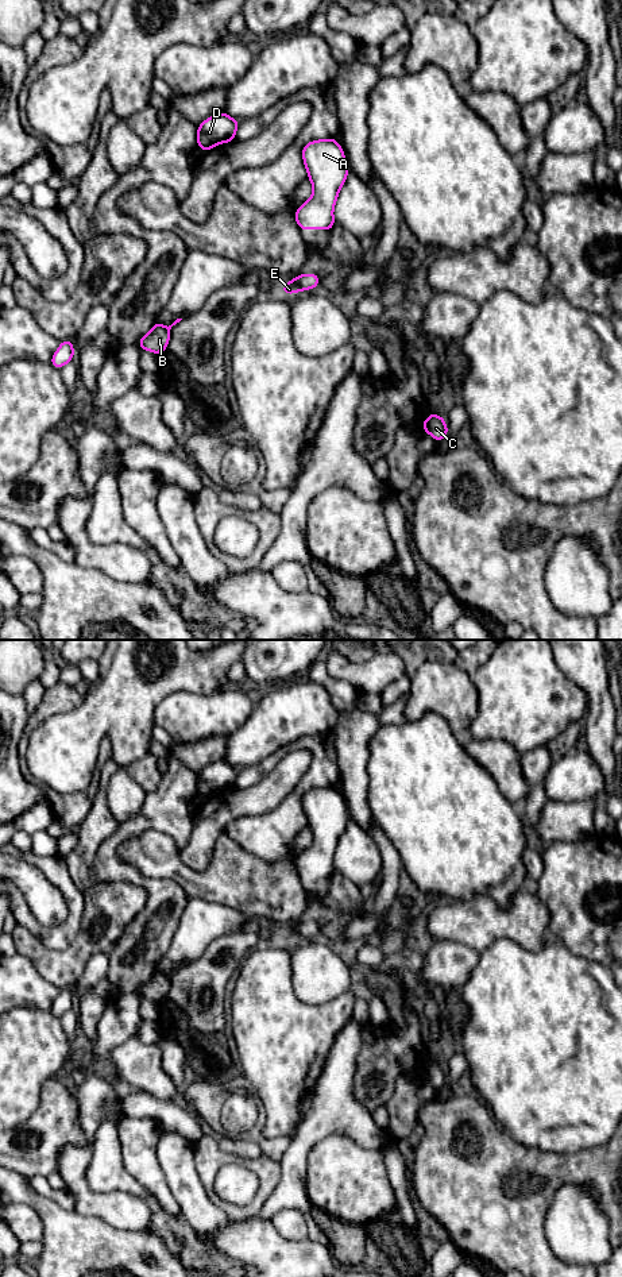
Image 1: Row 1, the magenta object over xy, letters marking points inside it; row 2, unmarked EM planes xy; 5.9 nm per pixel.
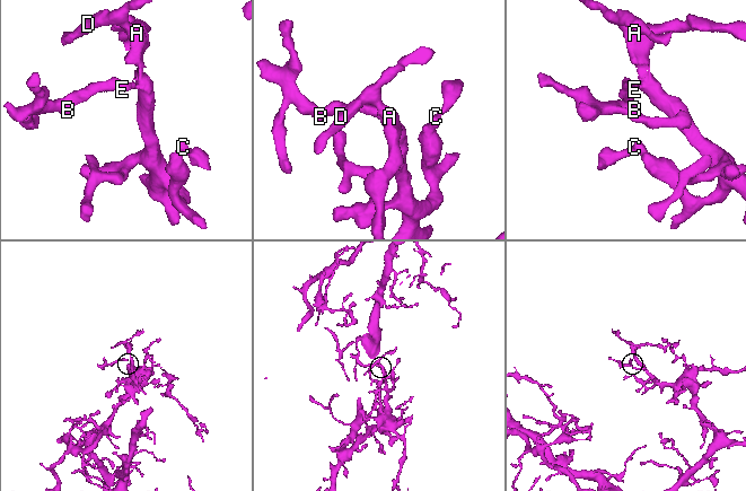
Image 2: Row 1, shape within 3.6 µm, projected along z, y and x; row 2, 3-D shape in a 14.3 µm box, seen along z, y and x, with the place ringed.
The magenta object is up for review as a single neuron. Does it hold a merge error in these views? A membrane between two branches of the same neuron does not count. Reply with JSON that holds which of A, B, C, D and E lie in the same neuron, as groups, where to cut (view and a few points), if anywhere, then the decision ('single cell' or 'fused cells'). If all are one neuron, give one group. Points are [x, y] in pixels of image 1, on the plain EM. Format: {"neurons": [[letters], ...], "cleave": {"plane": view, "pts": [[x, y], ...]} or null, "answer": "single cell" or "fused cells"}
{"neurons": [["A", "B", "C", "D", "E"]], "cleave": null, "answer": "single cell"}

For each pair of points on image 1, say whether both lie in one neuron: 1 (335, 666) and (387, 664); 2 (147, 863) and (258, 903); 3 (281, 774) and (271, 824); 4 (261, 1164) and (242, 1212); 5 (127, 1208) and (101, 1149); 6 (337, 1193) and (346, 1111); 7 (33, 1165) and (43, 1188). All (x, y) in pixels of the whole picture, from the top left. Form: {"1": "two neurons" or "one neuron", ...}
{"1": "one neuron", "2": "one neuron", "3": "two neurons", "4": "one neuron", "5": "two neurons", "6": "two neurons", "7": "two neurons"}

